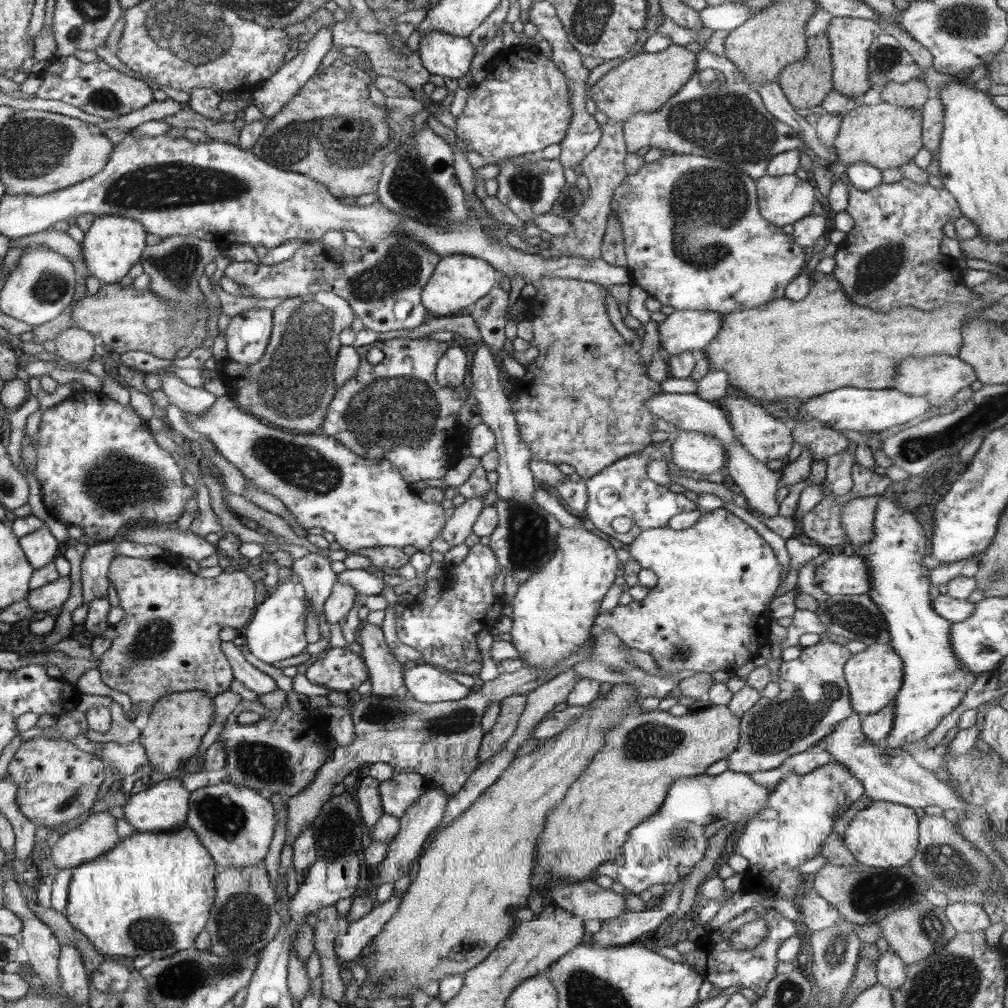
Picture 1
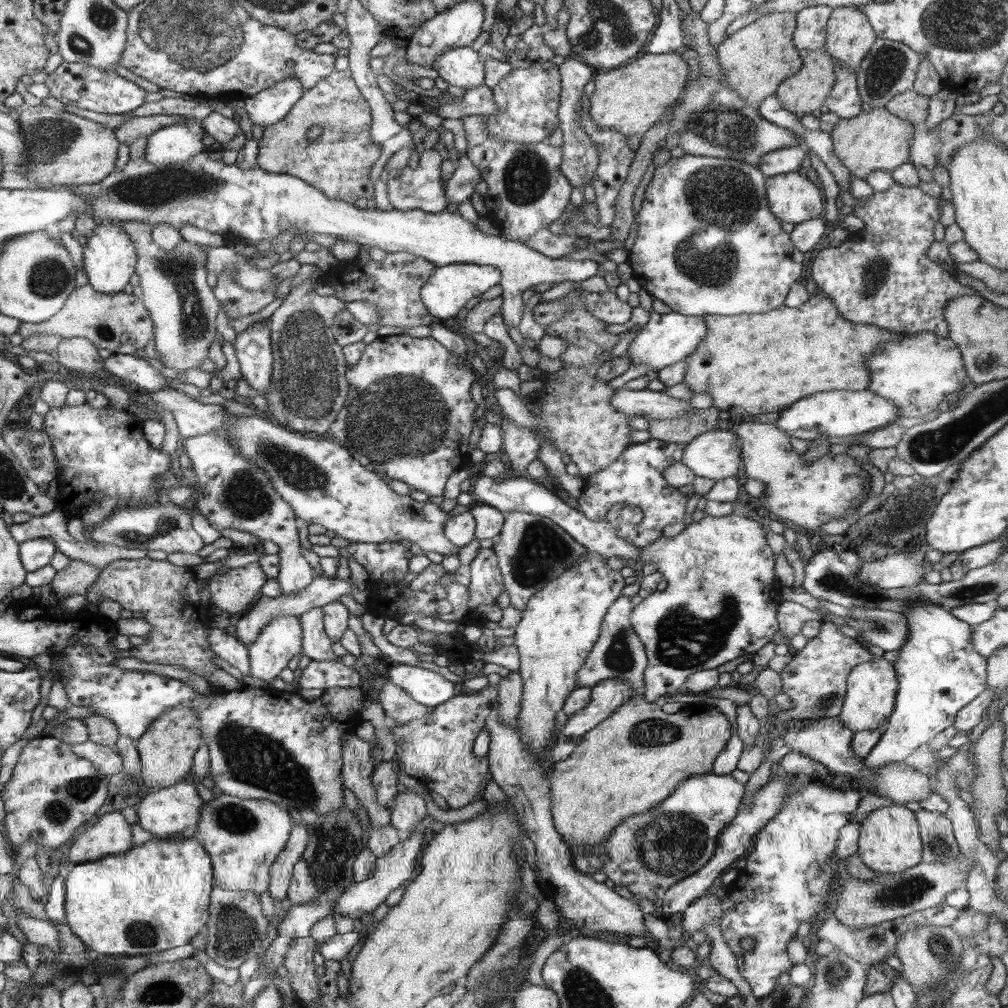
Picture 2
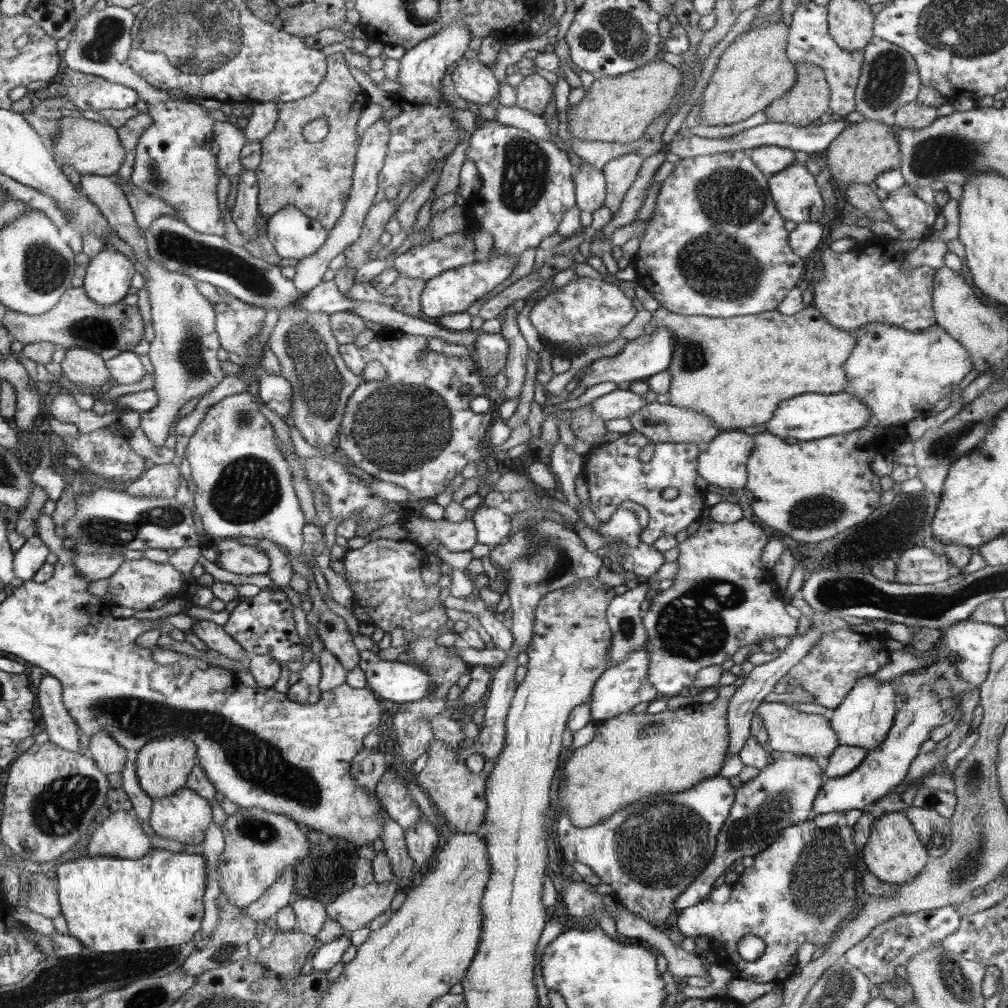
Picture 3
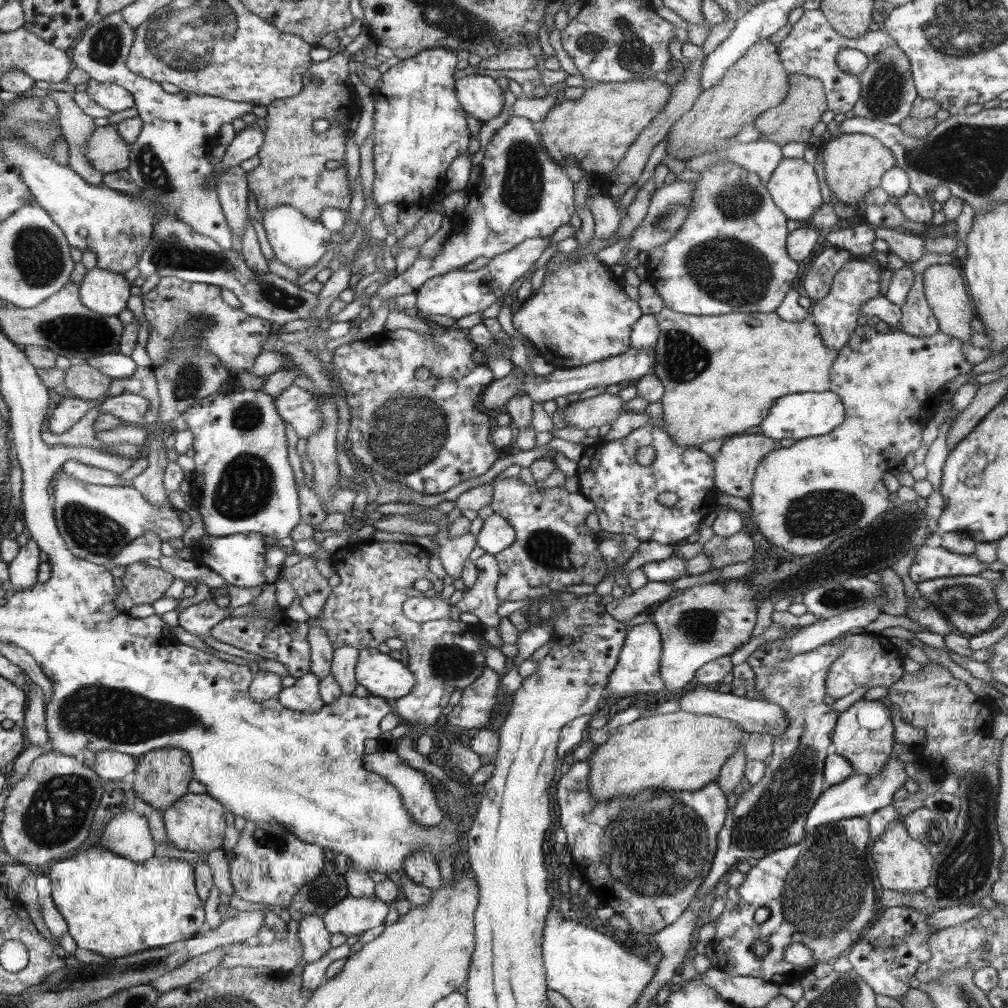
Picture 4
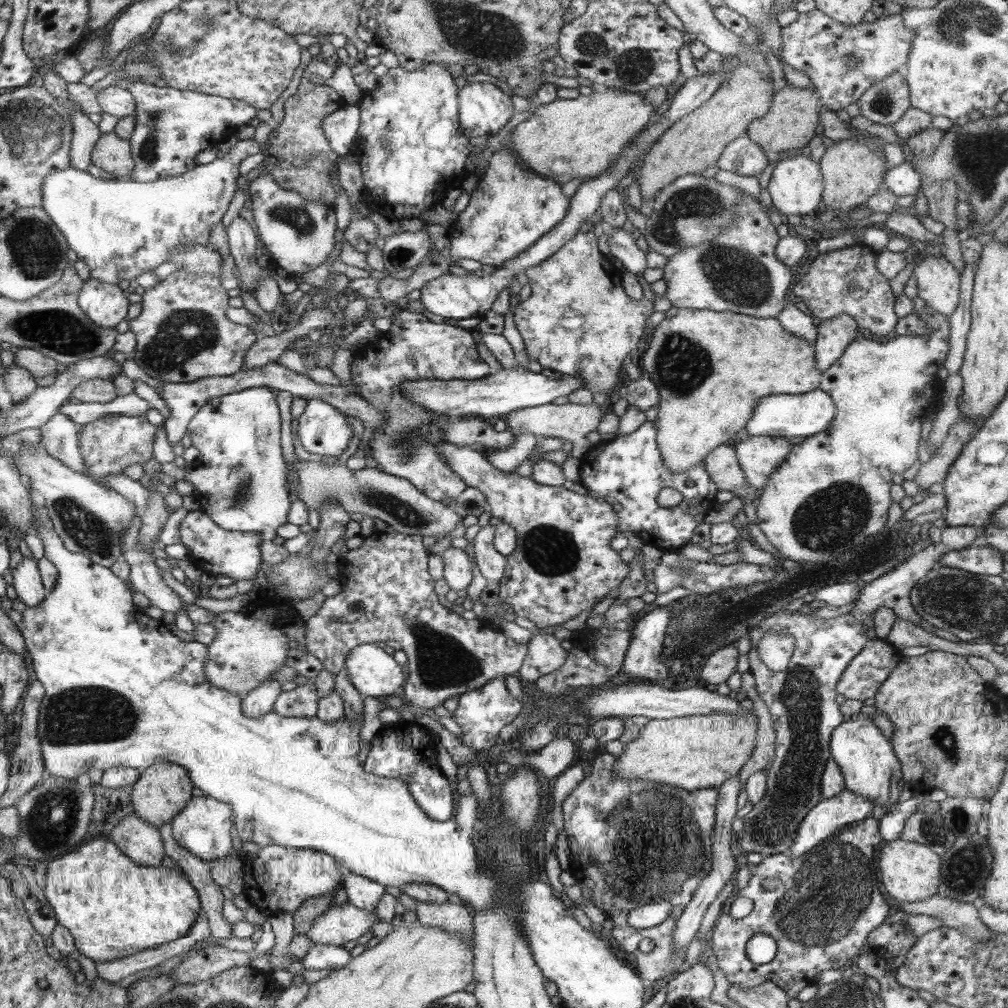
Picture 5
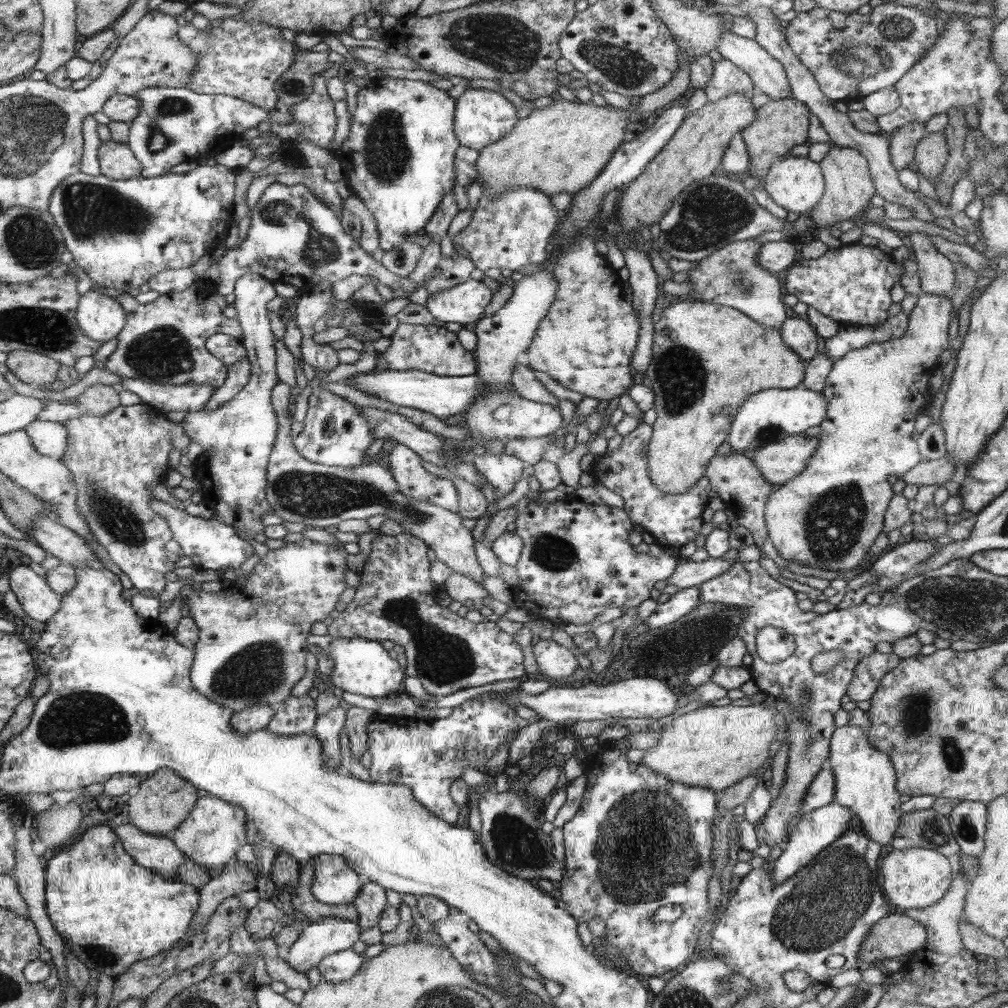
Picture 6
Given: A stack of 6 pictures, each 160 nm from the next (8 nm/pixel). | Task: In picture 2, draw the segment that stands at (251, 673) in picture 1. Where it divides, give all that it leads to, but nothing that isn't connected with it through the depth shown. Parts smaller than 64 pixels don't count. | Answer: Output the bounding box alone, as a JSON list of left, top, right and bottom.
[209,627,250,675]

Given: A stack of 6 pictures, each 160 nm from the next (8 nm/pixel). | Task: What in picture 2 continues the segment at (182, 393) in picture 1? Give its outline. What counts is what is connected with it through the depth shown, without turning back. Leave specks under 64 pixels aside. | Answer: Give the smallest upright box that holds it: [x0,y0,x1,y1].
[104,354,169,393]

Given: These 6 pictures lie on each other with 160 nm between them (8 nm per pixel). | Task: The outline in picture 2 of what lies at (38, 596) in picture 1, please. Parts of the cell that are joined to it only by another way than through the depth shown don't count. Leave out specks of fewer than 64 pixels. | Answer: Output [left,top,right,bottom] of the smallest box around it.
[50,559,101,598]

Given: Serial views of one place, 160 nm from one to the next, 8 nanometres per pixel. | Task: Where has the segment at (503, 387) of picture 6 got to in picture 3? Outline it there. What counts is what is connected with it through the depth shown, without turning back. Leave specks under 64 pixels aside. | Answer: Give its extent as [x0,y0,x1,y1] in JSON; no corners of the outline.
[589,389,646,421]

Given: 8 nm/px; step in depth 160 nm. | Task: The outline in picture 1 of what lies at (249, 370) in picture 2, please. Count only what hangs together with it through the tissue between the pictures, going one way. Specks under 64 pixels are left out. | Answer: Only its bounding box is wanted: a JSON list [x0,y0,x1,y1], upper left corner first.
[225,309,273,364]

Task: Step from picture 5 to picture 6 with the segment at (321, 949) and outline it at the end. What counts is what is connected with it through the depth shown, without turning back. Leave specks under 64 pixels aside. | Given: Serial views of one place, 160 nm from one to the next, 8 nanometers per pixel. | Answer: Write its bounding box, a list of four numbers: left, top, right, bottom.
[318,949,364,984]

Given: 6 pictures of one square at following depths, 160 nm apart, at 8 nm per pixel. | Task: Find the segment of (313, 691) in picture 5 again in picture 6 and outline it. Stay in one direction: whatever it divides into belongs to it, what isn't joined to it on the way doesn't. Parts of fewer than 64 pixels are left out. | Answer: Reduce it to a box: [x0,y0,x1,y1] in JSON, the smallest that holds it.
[267,696,317,736]

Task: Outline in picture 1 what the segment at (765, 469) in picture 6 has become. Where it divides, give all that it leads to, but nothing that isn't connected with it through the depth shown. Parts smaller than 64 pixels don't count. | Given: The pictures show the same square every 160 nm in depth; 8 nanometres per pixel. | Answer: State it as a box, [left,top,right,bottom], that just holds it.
[670,430,726,475]

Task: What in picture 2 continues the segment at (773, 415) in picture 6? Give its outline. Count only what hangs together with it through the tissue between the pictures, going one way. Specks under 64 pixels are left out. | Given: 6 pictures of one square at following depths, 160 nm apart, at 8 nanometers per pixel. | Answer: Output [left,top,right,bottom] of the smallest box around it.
[775,388,900,441]

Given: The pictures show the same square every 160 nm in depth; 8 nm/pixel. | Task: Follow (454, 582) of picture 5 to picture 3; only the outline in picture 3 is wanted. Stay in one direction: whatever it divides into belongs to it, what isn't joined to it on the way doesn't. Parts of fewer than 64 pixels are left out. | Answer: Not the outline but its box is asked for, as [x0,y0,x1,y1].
[403,516,477,552]

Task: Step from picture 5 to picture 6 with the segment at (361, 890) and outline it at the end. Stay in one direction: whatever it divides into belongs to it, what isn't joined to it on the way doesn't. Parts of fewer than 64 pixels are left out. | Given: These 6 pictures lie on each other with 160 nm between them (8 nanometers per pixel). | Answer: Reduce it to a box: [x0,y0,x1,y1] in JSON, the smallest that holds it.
[354,880,387,932]

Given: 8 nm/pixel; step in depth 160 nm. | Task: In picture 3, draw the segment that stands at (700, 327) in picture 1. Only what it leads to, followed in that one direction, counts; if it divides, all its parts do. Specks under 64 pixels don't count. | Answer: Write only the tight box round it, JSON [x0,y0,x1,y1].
[579,326,673,389]

